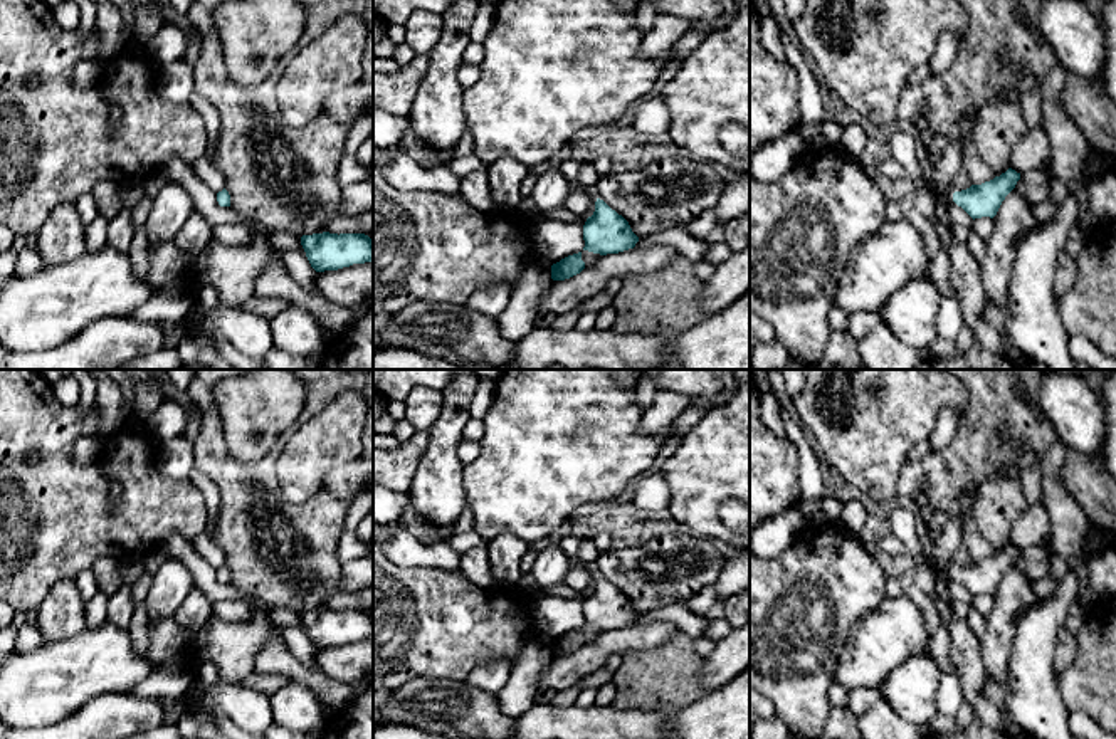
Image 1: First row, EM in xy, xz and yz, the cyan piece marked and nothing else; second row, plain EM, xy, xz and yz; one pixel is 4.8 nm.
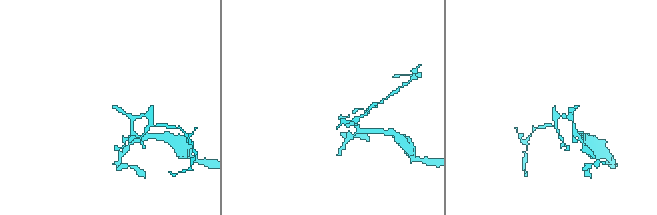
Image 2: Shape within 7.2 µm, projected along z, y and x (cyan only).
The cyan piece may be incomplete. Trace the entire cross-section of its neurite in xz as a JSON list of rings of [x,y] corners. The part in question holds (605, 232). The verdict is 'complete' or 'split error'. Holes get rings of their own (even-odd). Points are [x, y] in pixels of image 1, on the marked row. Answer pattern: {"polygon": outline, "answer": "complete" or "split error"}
{"polygon": [[[597,198],[595,212],[583,225],[583,240],[583,250],[607,255],[634,249],[639,237],[622,215]]], "answer": "complete"}

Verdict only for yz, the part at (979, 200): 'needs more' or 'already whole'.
already whole

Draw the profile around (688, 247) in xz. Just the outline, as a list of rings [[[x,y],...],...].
[[[672,227],[649,237],[640,237],[634,249],[652,249],[657,245],[672,247],[679,259],[696,264],[703,260],[711,244],[691,235],[686,227]]]

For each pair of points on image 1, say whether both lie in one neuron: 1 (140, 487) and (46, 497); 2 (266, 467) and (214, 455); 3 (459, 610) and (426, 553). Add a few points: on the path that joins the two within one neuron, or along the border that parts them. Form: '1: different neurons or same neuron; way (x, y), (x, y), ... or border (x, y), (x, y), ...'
1: same neuron; way (121, 513), (115, 519), (71, 519)
2: same neuron; way (252, 472), (231, 472), (227, 469)
3: different neurons; border (395, 563), (402, 566), (446, 568), (461, 573)

